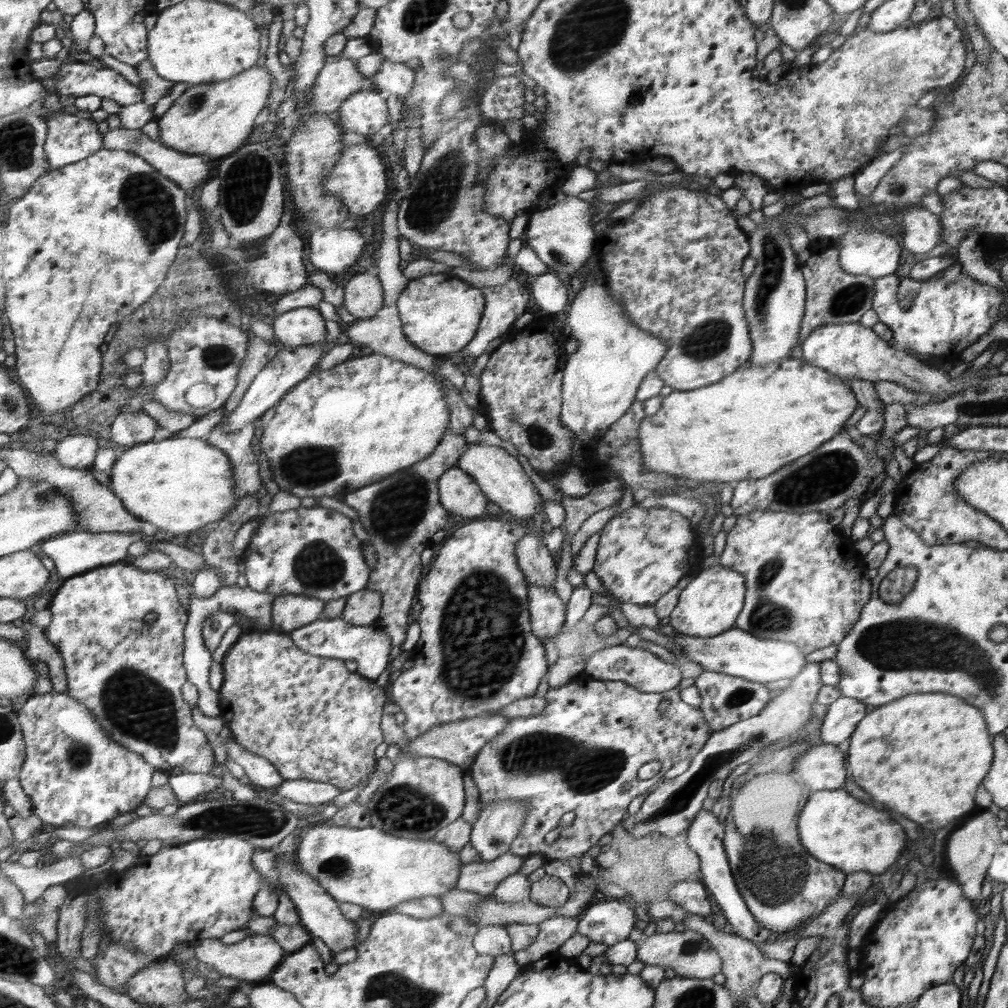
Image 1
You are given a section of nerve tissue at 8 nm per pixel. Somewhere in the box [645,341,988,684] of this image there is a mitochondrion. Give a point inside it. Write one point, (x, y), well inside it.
(829, 472)

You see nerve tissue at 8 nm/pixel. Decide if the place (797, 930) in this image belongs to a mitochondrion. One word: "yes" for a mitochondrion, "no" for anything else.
no

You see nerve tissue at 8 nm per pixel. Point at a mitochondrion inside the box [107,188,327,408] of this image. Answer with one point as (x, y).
(215, 356)

